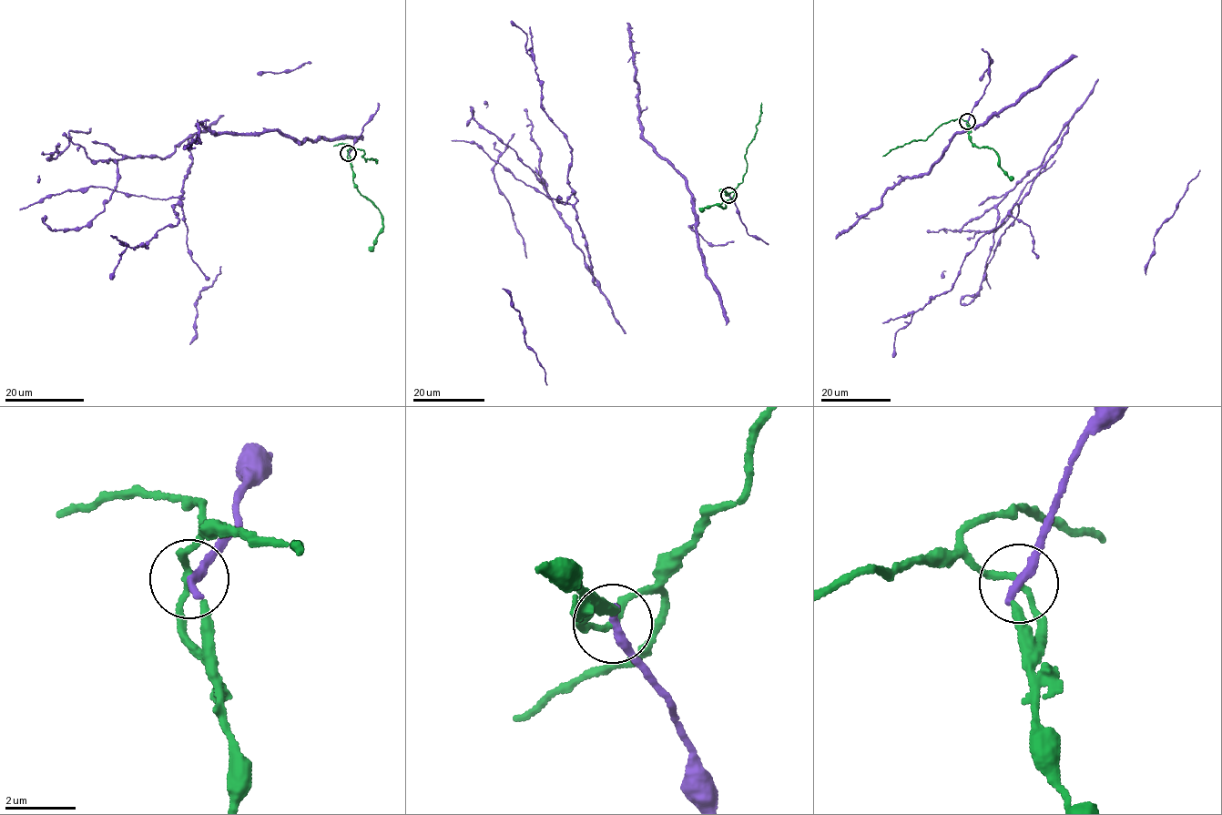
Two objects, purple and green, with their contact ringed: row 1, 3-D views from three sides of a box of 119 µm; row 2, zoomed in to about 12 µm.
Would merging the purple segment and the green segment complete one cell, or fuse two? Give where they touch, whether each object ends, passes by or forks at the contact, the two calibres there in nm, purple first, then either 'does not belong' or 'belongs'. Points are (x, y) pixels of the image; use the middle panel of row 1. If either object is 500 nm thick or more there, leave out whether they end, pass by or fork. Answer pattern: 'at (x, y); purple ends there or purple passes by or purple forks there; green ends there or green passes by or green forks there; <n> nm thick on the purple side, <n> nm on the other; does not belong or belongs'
at (728, 195); purple ends there; green passes by; 300 nm thick on the purple side, 160 nm on the other; does not belong

